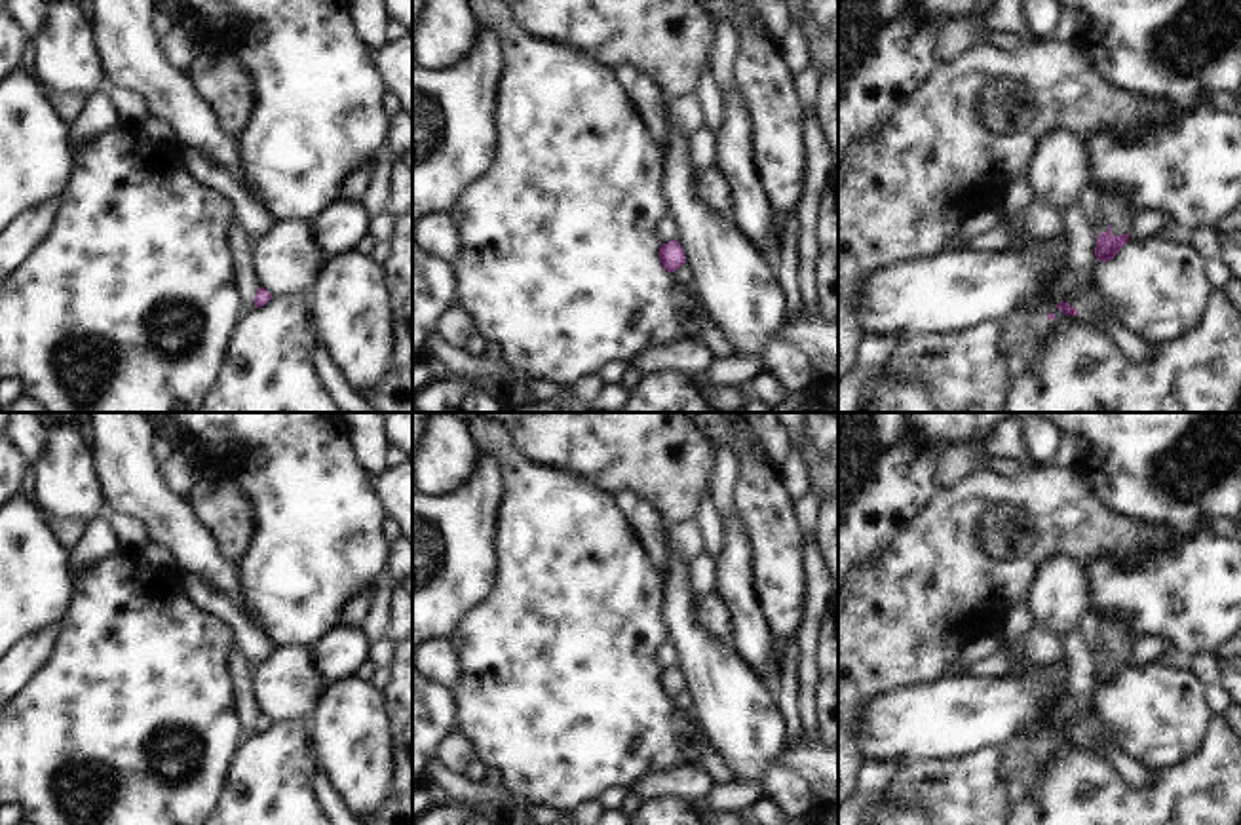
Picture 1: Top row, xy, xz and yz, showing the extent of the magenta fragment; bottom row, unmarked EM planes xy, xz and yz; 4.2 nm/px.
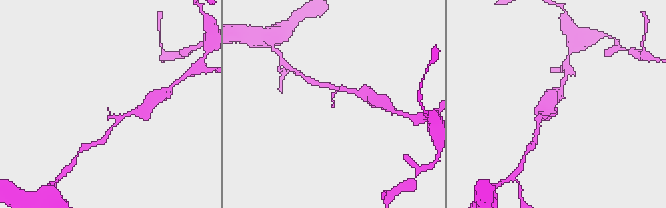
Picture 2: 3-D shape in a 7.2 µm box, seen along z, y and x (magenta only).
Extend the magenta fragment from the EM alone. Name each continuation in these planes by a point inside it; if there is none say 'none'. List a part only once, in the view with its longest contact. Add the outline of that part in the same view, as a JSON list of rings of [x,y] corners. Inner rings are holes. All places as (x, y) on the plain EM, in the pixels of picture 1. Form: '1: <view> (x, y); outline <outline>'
1: yz (1118, 637); outline [[[1100,620],[1100,625],[1104,631],[1106,643],[1112,650],[1110,658],[1114,662],[1129,660],[1135,641],[1129,629],[1125,627],[1125,624],[1112,622],[1112,620]]]

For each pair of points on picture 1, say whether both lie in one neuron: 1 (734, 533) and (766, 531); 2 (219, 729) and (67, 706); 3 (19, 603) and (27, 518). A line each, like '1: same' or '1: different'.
1: different
2: same
3: same

